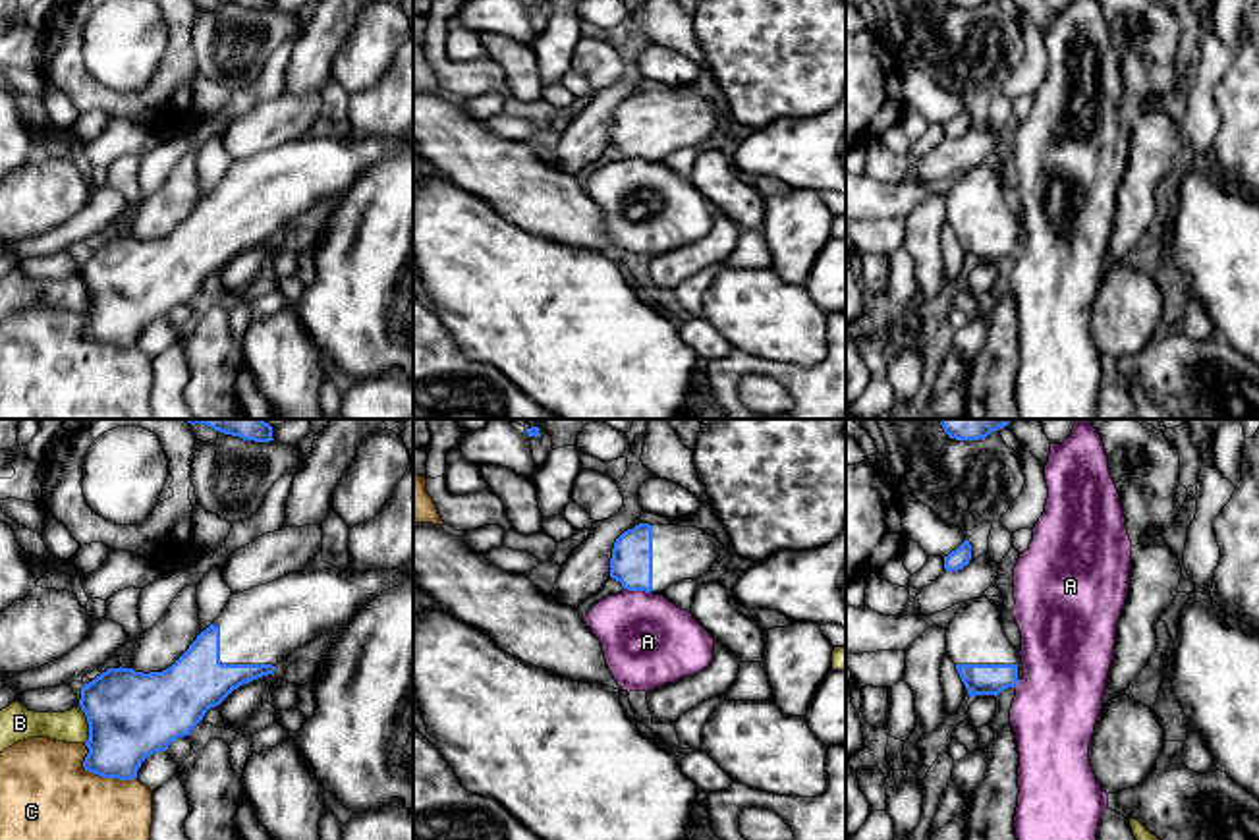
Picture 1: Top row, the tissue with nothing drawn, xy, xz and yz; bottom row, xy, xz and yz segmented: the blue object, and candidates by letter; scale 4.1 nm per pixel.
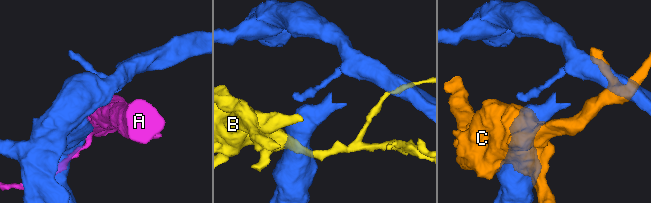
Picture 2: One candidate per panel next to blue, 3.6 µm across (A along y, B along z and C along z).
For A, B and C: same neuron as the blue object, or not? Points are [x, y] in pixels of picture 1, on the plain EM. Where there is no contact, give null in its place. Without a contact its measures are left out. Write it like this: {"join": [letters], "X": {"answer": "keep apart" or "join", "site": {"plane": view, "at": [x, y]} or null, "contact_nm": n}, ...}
{"join": [], "A": {"answer": "keep apart", "site": {"plane": "xz", "at": [638, 157]}, "contact_nm": 110}, "B": {"answer": "keep apart", "site": {"plane": "xy", "at": [89, 292]}, "contact_nm": 160}, "C": {"answer": "keep apart", "site": {"plane": "xy", "at": [99, 342]}, "contact_nm": 260}}

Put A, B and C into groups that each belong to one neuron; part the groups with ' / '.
A / B / C

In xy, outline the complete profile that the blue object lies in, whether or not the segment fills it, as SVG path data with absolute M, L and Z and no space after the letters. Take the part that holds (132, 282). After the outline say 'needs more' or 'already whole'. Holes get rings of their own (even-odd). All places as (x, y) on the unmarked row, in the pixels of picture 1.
M413 126L392 137L340 137L319 129L266 153L232 160L222 182L197 203L189 216L162 239L108 236L81 255L79 274L89 290L89 321L83 336L102 346L137 346L141 330L203 288L234 257L274 241L280 228L321 203L336 203L380 160L413 145Z; needs more

